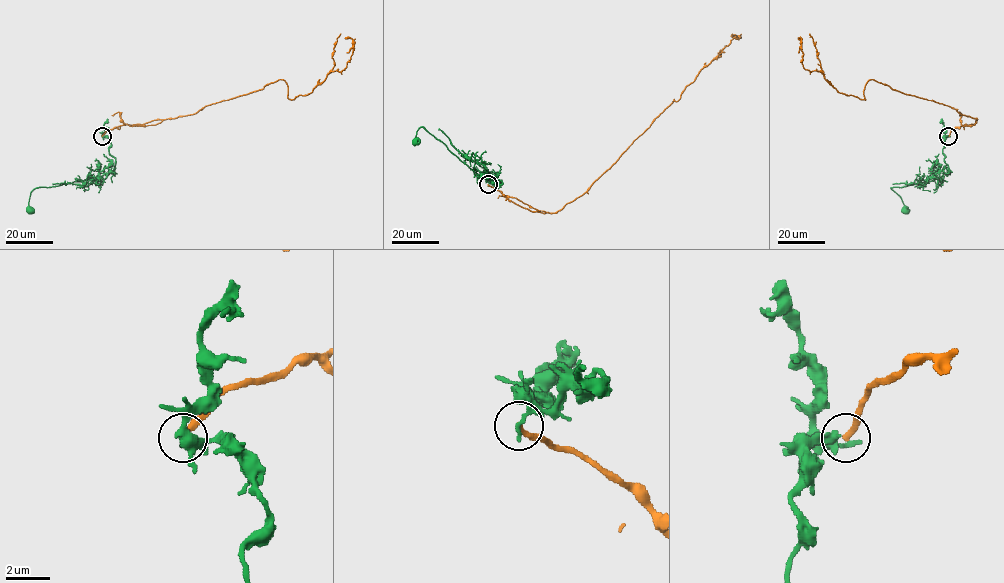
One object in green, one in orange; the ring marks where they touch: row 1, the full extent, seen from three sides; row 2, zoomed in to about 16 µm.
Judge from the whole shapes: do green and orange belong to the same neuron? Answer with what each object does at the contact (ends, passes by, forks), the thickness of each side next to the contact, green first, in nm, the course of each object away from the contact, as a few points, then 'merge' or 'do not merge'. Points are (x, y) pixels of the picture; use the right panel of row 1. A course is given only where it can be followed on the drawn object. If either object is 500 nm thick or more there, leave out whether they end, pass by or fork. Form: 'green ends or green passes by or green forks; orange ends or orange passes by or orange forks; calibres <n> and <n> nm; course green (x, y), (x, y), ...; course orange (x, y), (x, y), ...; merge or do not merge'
green ends; orange ends; calibres 200 and 280 nm; course green (949, 136), (943, 141), (942, 152), (944, 162), (951, 172), (928, 181), (891, 188), (901, 199), (907, 214); course orange (948, 136), (977, 119), (873, 79), (864, 89), (865, 99), (839, 93), (819, 71), (803, 67), (799, 37); do not merge

